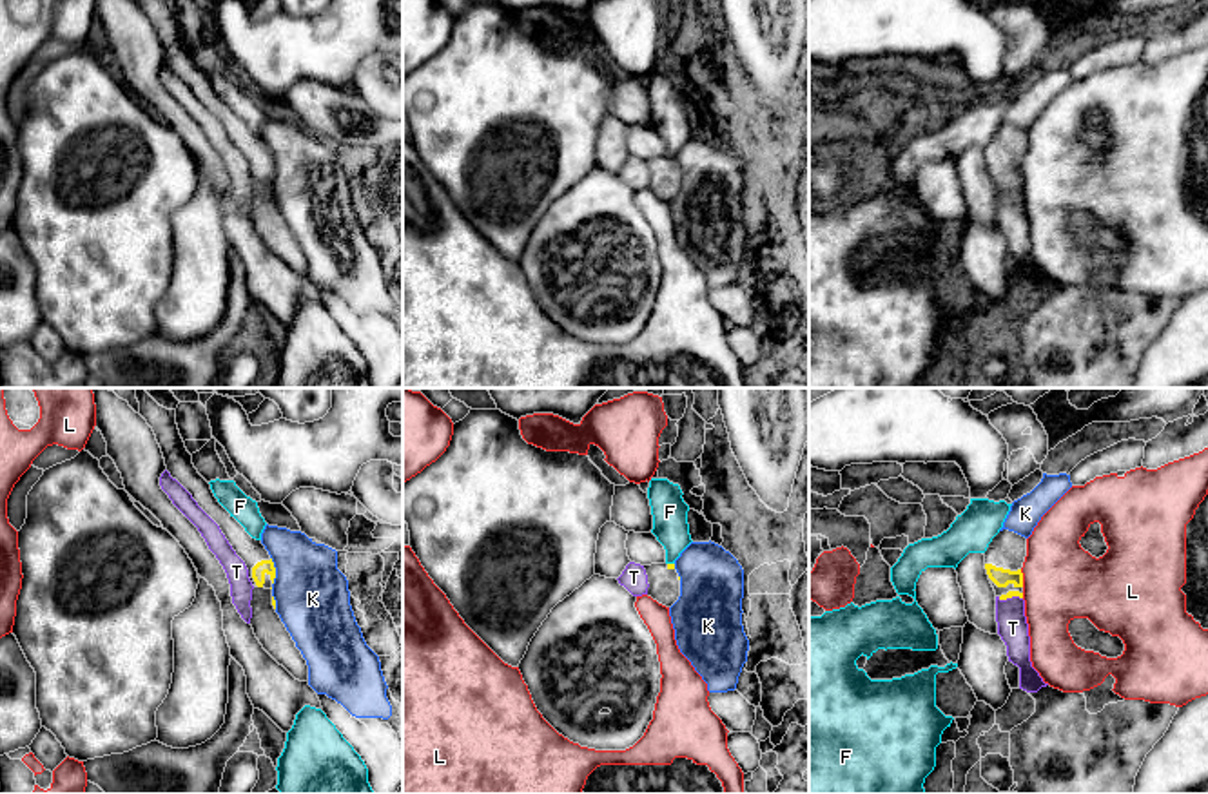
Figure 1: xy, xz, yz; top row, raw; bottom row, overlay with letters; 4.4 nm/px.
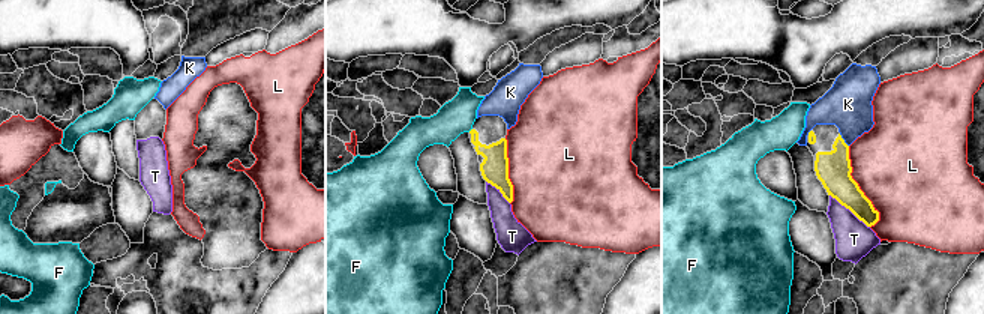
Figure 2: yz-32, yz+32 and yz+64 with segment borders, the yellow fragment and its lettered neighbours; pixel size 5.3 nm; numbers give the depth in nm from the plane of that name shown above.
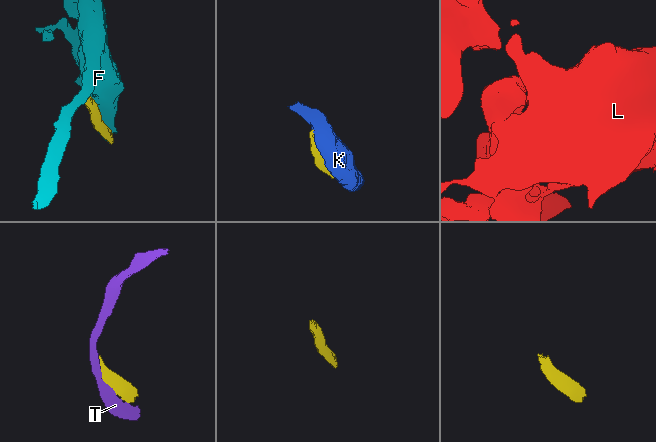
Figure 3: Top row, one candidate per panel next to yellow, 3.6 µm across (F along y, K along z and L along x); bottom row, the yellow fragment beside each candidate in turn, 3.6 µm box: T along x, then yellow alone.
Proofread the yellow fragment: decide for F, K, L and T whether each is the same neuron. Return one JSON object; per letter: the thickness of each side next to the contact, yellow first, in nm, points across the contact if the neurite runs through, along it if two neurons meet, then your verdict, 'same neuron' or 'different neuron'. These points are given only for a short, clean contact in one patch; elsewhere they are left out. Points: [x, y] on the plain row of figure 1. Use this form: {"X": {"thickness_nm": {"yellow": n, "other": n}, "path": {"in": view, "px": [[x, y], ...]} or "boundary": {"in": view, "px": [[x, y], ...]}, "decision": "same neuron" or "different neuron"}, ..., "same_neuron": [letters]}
{"F": {"thickness_nm": {"yellow": 30, "other": 160}, "boundary": {"in": "xz", "px": [[668, 156], [673, 158]]}, "decision": "different neuron"}, "K": {"thickness_nm": {"yellow": 60, "other": 320}, "decision": "different neuron"}, "L": {"thickness_nm": {"yellow": 80, "other": 340}, "decision": "different neuron"}, "T": {"thickness_nm": {"yellow": 30, "other": 140}, "decision": "different neuron"}, "same_neuron": []}

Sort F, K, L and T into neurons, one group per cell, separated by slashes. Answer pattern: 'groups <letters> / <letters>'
groups F / K T / L

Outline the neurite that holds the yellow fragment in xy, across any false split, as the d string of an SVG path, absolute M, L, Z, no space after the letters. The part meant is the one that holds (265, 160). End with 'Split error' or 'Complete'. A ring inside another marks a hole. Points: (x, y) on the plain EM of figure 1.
M140 0L140 9L152 22L170 71L176 73L192 89L198 100L219 120L236 149L245 156L252 179L270 183L276 172L276 161L268 145L261 134L252 132L218 96L210 78L194 62L192 49L187 45L176 18L176 4Z. Split error

